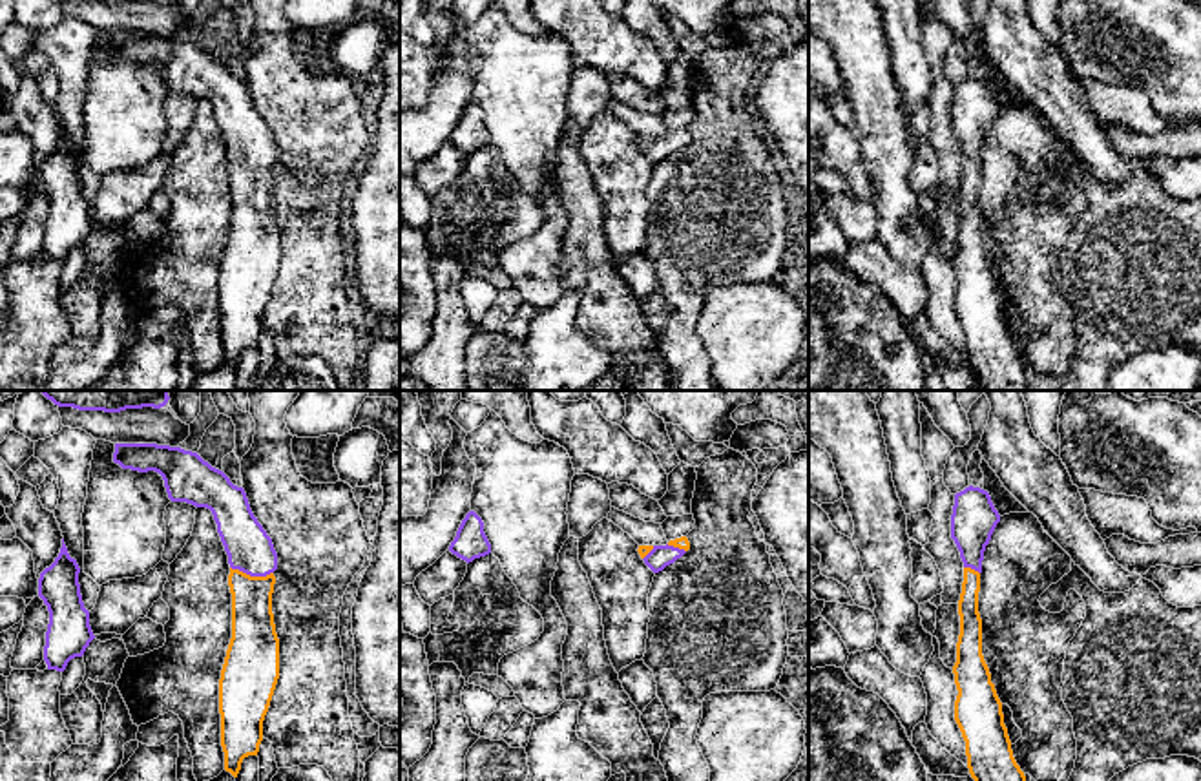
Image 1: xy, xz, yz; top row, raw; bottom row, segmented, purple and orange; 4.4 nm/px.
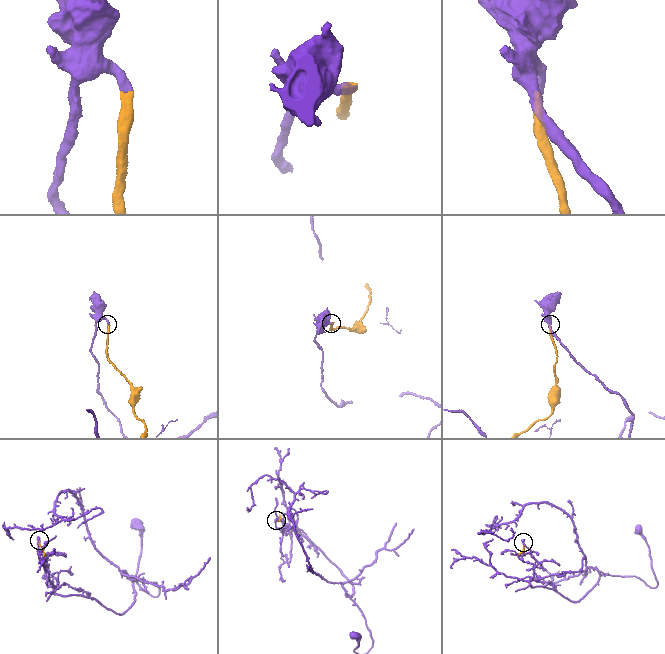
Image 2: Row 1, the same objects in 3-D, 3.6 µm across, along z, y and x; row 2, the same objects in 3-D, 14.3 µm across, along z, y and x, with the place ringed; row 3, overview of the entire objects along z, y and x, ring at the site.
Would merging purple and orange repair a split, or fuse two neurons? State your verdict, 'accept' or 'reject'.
accept

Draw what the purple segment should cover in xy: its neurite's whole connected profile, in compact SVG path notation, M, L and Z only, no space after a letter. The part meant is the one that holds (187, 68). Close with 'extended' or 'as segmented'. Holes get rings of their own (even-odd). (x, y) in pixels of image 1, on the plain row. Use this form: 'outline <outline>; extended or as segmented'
outline M115 35L113 53L122 60L159 64L172 93L206 99L217 115L228 146L232 184L232 230L219 270L221 338L225 361L237 369L243 350L259 343L263 312L279 270L279 230L272 204L277 144L272 130L254 108L245 80L197 44L157 35Z; extended

